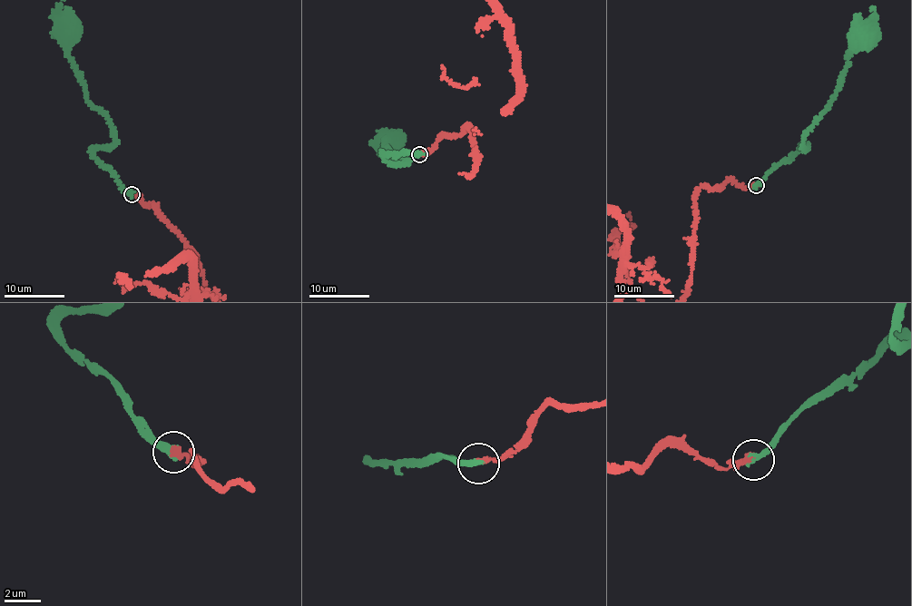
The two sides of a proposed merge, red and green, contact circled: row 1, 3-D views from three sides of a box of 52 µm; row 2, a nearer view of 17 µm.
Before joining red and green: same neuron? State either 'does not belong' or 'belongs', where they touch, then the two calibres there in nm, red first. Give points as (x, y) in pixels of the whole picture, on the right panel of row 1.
belongs; at (756, 185); 340 nm thick on the red side, 400 nm on the other

